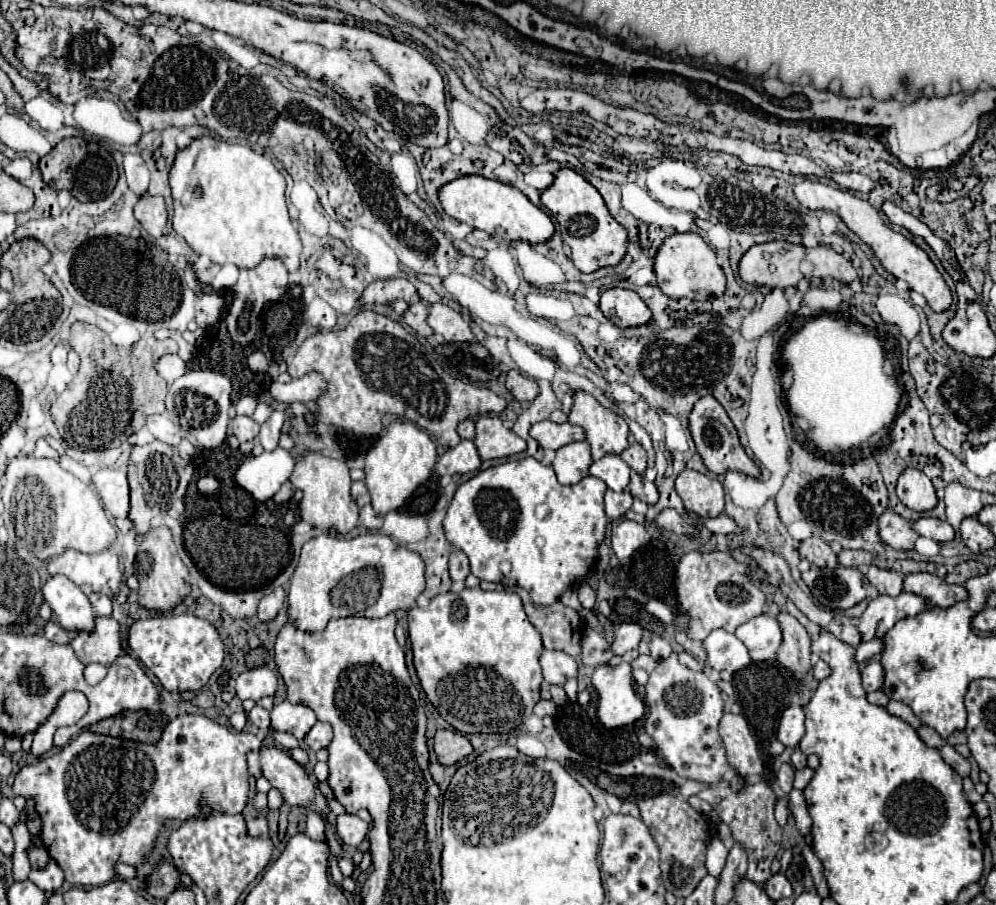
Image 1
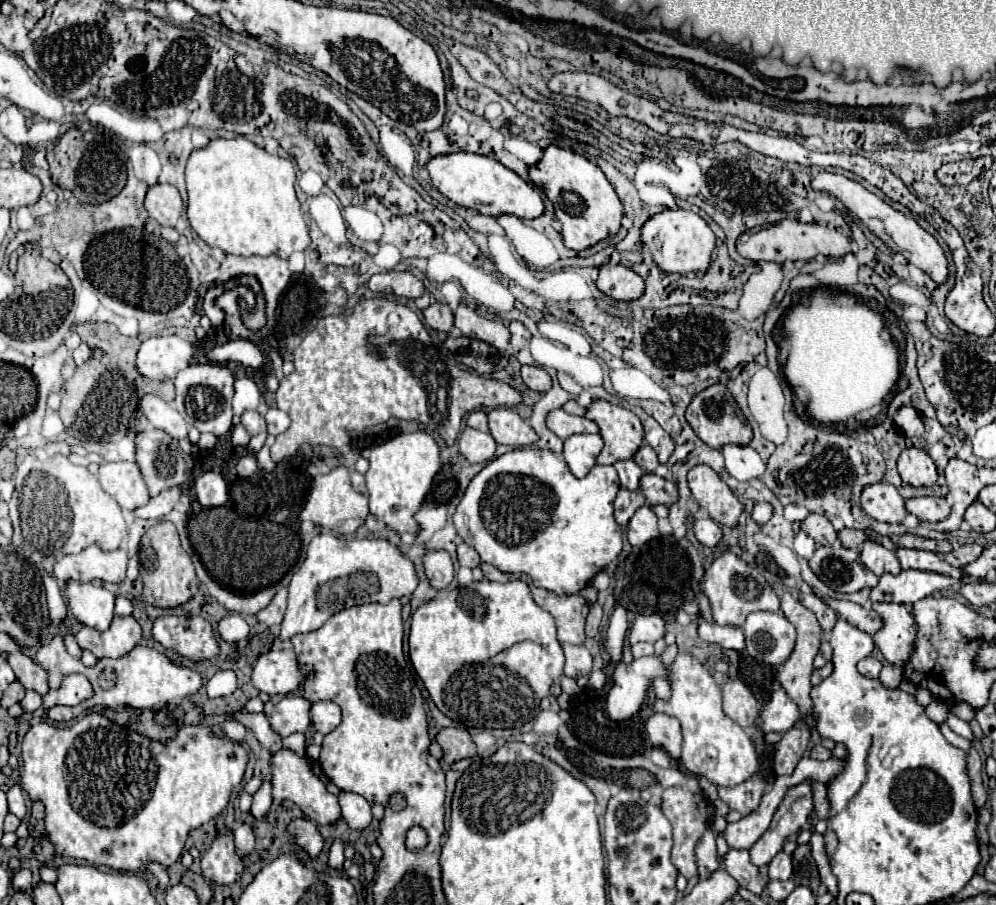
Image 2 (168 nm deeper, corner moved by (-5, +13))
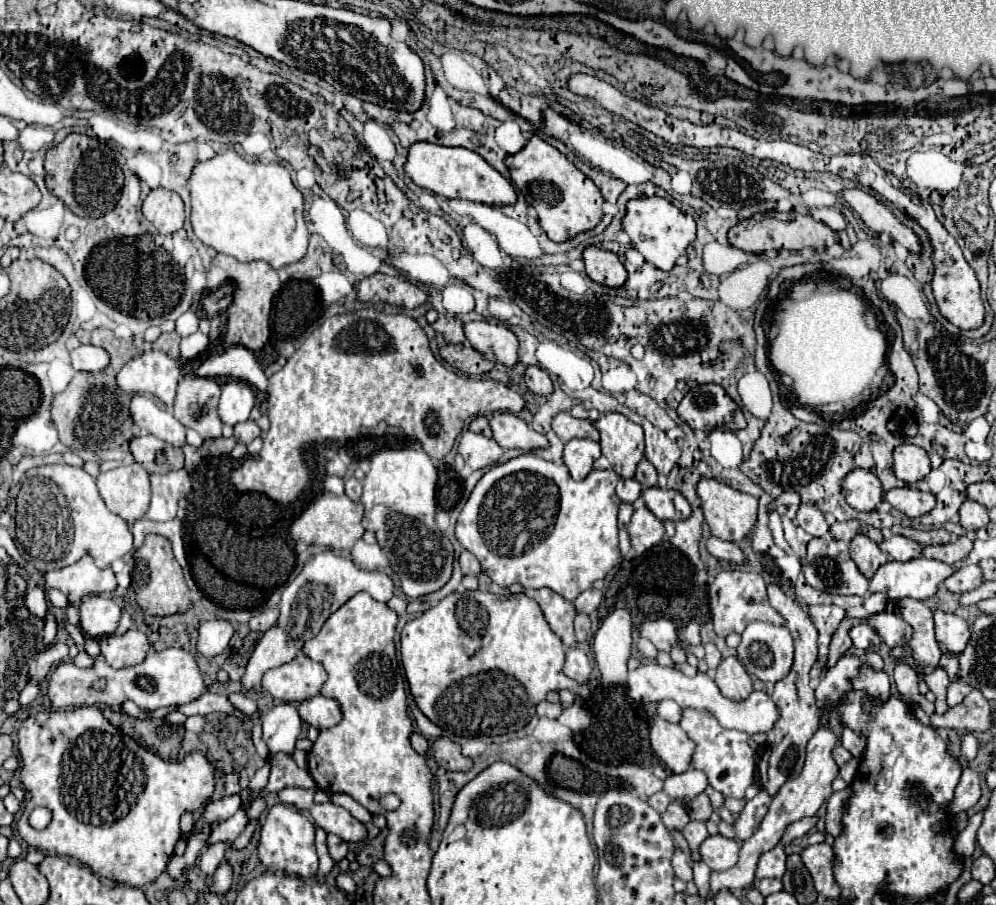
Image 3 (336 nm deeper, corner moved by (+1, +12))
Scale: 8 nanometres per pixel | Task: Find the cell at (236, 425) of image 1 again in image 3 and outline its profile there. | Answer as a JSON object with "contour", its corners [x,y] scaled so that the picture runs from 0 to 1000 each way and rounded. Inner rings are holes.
{"contour":[[[246,464],[246,466],[240,466],[240,469],[234,471],[234,484],[238,488],[244,488],[244,491],[250,491],[260,480],[262,480],[262,475],[260,475],[260,471],[254,464]]]}

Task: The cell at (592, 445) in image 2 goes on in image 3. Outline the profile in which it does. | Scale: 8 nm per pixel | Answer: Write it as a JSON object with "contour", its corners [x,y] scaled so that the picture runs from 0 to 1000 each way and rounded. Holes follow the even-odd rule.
{"contour":[[[577,484],[567,491],[565,510],[577,530],[587,530],[589,524],[595,519],[595,510],[601,504],[603,504],[603,495],[599,488]]]}

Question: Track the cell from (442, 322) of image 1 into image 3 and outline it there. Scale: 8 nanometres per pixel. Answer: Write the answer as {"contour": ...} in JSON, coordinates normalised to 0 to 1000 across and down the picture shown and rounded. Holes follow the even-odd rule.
{"contour":[[[489,354],[471,356],[467,358],[467,371],[479,389],[487,393],[495,393],[499,400],[511,407],[515,407],[521,400],[519,393],[521,376],[507,358],[489,356]]]}

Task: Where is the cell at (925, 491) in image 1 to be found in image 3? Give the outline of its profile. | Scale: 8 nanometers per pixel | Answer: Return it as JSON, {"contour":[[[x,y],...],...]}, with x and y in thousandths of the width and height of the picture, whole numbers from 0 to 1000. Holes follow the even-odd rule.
{"contour":[[[907,488],[897,497],[897,522],[903,530],[911,535],[921,533],[935,522],[933,504],[927,495]]]}

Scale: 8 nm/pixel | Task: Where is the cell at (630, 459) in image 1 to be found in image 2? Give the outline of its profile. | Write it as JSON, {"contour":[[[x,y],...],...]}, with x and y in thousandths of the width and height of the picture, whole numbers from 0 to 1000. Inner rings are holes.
{"contour":[[[650,490],[640,496],[640,501],[638,501],[636,507],[638,507],[638,512],[640,512],[646,520],[650,520],[650,523],[656,523],[658,516],[662,514],[658,496],[654,496],[654,492],[650,492]]]}

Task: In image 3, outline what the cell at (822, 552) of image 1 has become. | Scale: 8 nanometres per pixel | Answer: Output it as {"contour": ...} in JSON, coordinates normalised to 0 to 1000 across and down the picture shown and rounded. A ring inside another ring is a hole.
{"contour":[[[804,557],[798,570],[798,579],[802,579],[814,592],[828,592],[832,588],[832,579],[828,577],[826,566],[816,557]]]}

